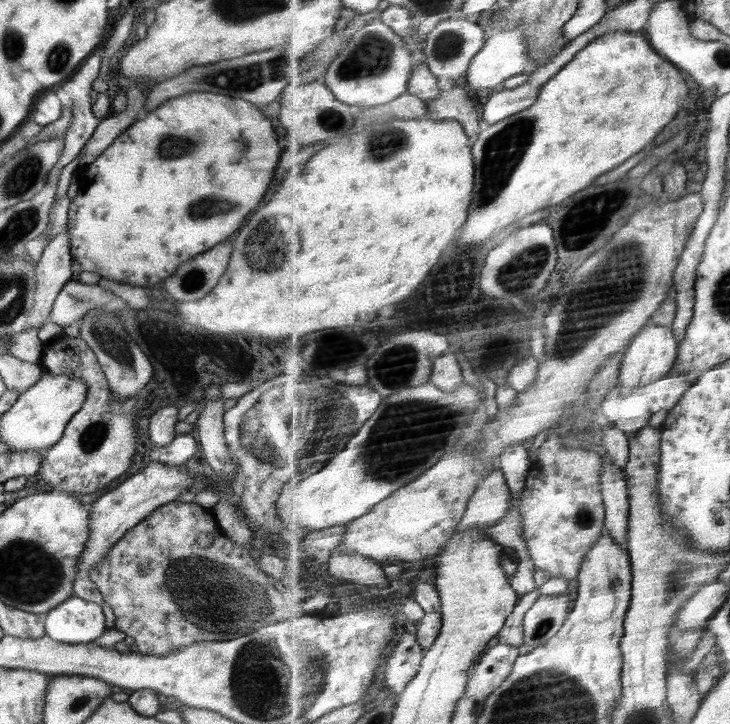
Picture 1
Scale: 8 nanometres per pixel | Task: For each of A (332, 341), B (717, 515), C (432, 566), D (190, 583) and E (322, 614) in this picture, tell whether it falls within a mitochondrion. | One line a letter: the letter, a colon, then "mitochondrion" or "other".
A: other
B: mitochondrion
C: other
D: mitochondrion
E: other

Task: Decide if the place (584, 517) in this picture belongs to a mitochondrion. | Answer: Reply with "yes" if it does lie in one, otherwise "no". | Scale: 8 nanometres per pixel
yes

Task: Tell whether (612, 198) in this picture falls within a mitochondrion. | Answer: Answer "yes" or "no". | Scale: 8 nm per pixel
no

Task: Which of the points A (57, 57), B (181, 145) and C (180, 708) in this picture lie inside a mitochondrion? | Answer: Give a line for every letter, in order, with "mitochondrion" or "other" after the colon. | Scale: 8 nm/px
A: mitochondrion
B: mitochondrion
C: other

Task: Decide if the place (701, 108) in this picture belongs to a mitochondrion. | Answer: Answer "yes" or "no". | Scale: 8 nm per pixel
no

